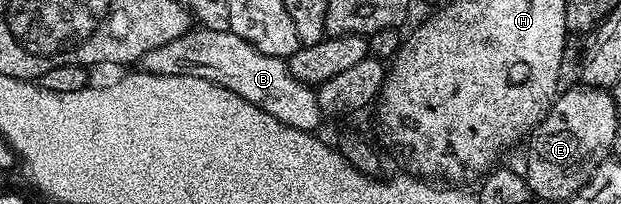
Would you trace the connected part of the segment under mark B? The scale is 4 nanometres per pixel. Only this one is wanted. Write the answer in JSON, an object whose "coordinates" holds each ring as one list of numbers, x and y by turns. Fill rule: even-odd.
{"coordinates":[[190,29,183,37,159,49,151,49,151,53,141,58,139,67,150,75,203,77,203,81,231,89,236,95,243,97,243,101,251,101,251,105,263,109,263,113,271,113,271,117,275,117,283,125,300,131,316,132,323,120,316,90,310,84,296,79,290,73,286,60,259,53,259,49,228,29]]}

